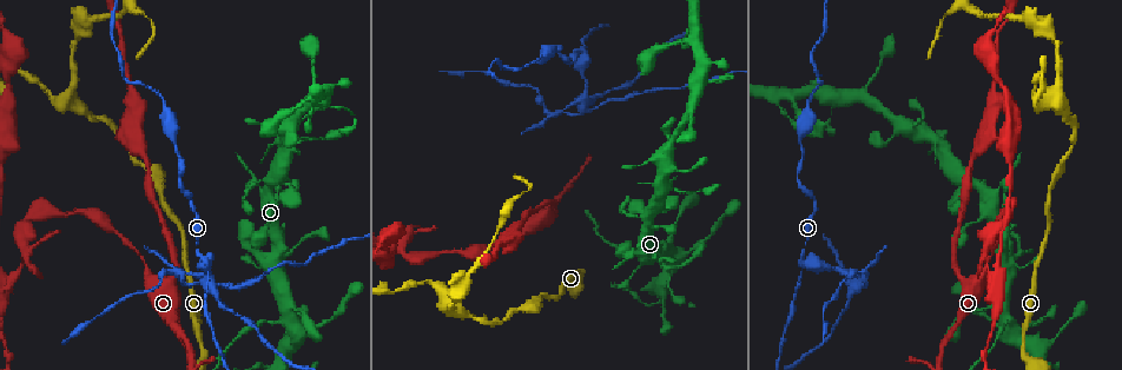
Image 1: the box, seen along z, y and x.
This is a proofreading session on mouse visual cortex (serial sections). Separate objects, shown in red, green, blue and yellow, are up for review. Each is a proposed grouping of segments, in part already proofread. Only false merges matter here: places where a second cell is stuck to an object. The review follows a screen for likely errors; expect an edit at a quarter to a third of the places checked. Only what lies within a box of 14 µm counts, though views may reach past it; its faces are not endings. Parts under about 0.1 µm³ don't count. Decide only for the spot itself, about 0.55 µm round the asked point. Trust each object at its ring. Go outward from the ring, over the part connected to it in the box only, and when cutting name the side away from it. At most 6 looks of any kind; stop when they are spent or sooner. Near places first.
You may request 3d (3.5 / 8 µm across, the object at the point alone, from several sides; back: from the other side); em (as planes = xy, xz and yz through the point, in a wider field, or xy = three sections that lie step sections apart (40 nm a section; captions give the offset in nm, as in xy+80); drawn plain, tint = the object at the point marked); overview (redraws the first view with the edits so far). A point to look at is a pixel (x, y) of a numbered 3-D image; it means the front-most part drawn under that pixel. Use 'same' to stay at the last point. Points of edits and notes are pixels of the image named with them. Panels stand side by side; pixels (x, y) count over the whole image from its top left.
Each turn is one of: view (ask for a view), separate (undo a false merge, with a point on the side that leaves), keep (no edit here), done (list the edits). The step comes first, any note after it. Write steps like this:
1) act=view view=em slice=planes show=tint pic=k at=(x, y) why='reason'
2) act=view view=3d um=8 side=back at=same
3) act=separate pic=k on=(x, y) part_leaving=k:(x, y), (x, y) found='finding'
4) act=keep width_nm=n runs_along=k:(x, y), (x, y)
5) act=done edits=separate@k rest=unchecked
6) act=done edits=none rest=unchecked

act=view view=3d um=3.5 pic=1 at=(1004, 323) why='thin neck'

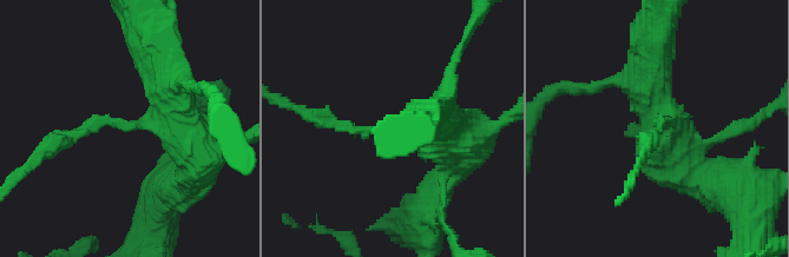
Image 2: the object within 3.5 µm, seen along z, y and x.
act=view view=em slice=xy step=1 show=tint pic=2 at=(108, 123) arm_widths_nm=200,450

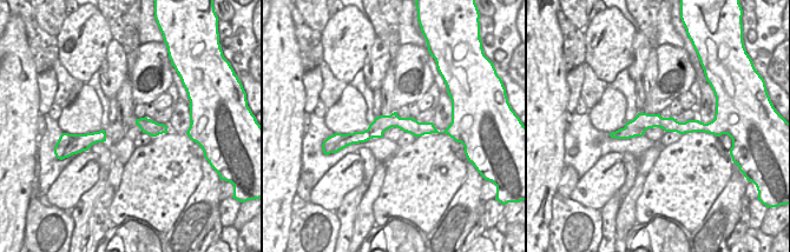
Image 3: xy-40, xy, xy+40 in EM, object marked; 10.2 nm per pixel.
act=separate pic=2 on=(53, 143) part_leaving=2:(86, 127), (28, 164) found='a second cell is stuck on'

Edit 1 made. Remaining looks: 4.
act=view view=3d um=3.5 pic=1 at=(1033, 91) why='thin neck'

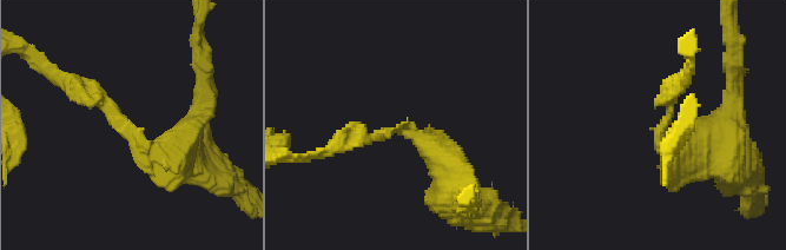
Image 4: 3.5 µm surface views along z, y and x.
act=view view=em slice=xy step=3 show=tint pic=4 at=(666, 126) arm_widths_nm=200,400

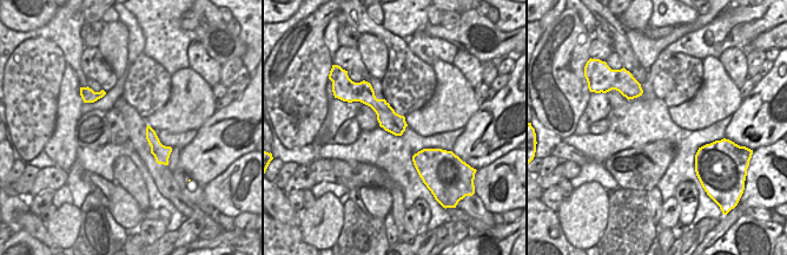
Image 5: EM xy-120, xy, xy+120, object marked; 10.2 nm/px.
act=view view=em slice=planes show=tint at=same why='cut it another way'

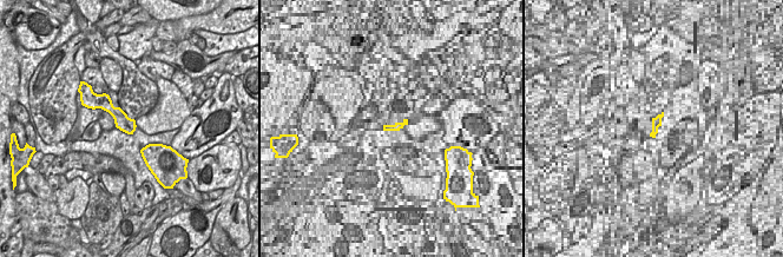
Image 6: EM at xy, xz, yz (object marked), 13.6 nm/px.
act=keep runs_along=4:(178, 152), (150, 152), (63, 77) found='all the same cell'

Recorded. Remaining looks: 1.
act=done edits=separate@2 rest=unchecked

